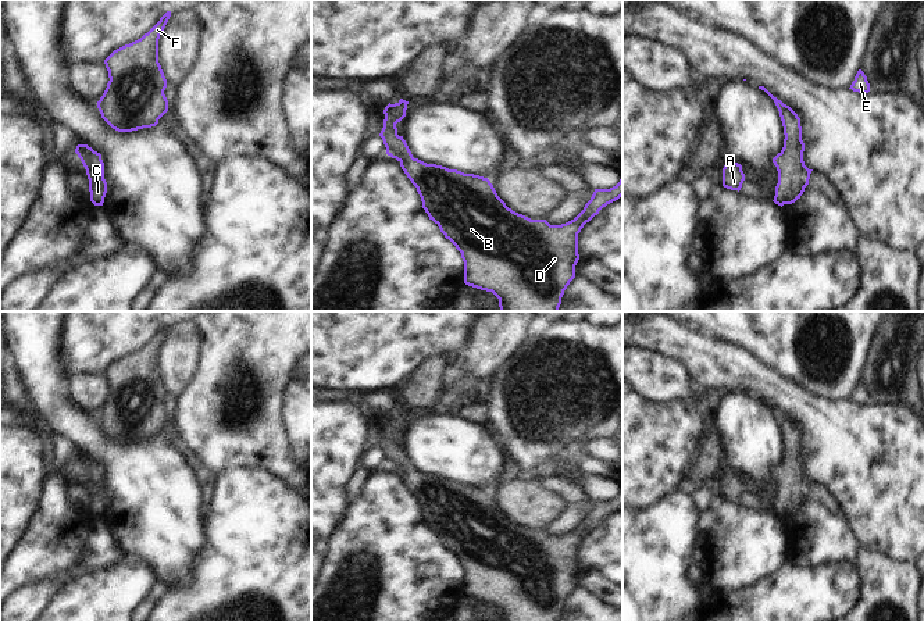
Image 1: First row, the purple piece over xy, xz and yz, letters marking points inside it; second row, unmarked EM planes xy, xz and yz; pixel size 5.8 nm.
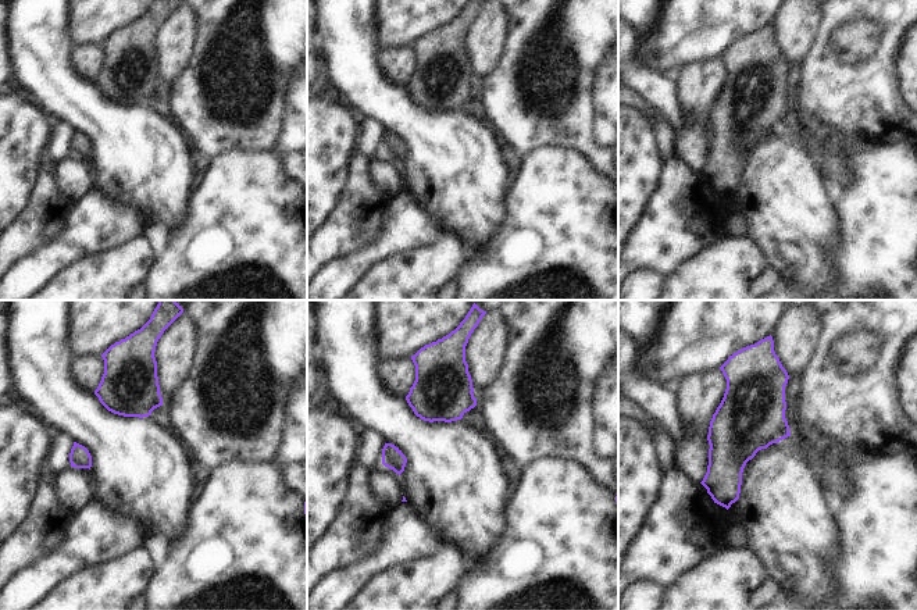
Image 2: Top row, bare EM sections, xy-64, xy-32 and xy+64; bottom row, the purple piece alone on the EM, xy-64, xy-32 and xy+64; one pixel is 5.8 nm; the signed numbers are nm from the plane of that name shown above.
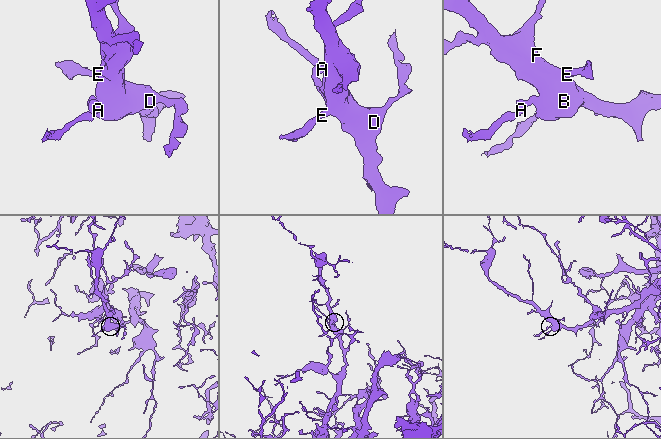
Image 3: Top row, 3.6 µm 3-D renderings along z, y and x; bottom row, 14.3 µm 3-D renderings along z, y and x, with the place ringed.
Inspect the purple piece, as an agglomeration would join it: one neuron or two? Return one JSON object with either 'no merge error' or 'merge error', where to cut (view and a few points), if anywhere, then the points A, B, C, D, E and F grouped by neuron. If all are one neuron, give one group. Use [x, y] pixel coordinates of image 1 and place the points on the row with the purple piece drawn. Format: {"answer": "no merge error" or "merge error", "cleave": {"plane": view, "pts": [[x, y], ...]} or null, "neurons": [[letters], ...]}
{"answer": "no merge error", "cleave": null, "neurons": [["A", "B", "C", "D", "E", "F"]]}

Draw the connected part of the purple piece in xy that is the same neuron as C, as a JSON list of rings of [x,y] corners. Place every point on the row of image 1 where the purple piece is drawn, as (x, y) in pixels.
[[[78,144],[75,153],[86,169],[90,201],[94,206],[103,206],[107,193],[107,182],[104,179],[104,163],[101,160],[101,154],[88,144]]]

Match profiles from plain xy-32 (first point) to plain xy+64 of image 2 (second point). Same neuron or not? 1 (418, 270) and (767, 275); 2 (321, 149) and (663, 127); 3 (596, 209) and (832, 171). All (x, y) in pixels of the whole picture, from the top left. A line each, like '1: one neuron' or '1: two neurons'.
1: two neurons
2: two neurons
3: two neurons

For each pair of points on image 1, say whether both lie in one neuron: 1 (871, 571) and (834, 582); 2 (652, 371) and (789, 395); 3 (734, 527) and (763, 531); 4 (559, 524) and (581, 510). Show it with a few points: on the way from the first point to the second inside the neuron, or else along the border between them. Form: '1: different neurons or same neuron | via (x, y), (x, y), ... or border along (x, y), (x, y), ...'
1: different neurons | border along (828, 563), (855, 564), (860, 578), (856, 606)
2: different neurons | border along (664, 356), (675, 359), (691, 377)
3: same neuron | via (741, 531), (756, 531)
4: same neuron | via (564, 523), (575, 513)

